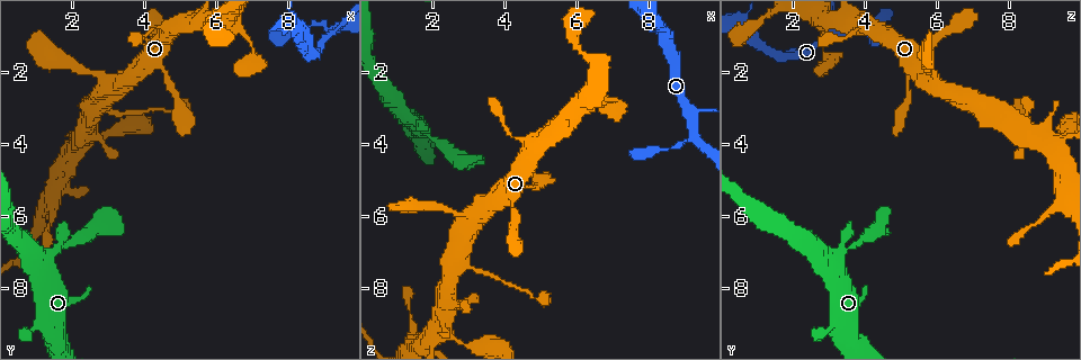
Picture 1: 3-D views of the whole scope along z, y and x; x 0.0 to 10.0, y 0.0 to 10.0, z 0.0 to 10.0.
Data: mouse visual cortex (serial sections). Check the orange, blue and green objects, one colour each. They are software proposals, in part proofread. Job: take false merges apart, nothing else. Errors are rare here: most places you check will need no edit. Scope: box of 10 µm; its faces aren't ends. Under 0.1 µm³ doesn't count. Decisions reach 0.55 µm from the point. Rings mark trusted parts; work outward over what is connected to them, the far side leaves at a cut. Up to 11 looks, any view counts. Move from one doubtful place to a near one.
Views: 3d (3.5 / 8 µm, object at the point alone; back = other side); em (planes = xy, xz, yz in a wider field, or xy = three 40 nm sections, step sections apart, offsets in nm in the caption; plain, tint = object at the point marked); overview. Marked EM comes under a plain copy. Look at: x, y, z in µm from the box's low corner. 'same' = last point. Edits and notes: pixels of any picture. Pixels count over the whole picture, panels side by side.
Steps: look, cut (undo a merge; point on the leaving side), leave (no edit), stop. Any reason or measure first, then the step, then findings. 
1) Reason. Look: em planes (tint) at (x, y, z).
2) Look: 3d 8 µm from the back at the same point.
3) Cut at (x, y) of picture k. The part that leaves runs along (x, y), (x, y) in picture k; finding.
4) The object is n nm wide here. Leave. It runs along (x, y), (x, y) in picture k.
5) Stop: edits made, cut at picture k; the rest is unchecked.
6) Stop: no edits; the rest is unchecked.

Abrupt turn. Look: em xy step 5 (tint) at (7.10, 1.35, 2.90).

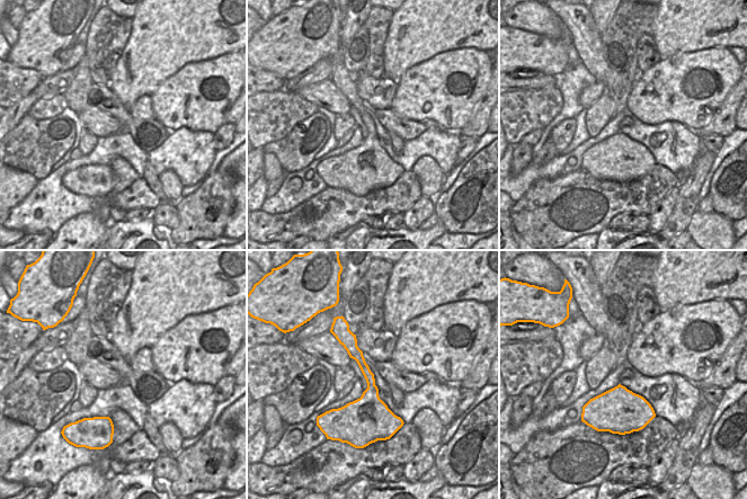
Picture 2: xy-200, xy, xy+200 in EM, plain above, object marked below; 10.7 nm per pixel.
Wider look. Look: 3d 3.5 µm at the same point.

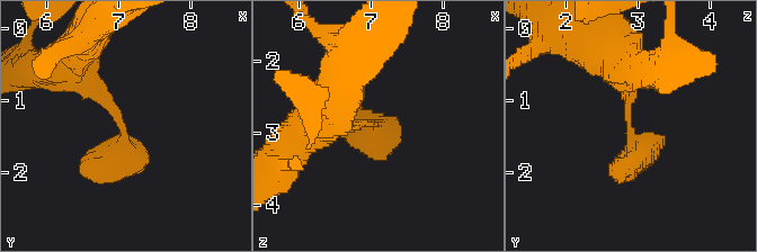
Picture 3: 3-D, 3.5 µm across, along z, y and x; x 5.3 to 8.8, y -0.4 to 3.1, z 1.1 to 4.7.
Leave. It runs along (65, 64), (124, 131), (79, 172) in picture 3; continuous, no second cell.

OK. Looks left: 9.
Four-way junction. Look: 3d 3.5 µm at (9.25, 0.85, 3.60).

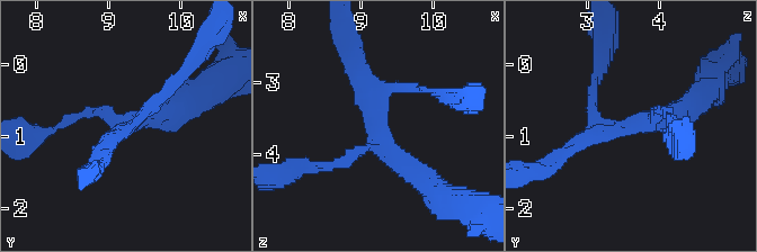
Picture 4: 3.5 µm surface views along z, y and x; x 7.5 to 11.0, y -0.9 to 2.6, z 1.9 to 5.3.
Now the EM. Look: em xy step 2 (tint) at (9.30, 0.85, 3.65).

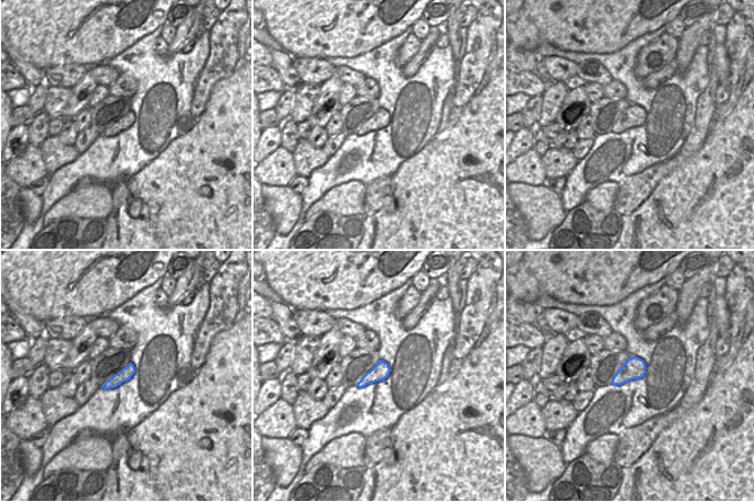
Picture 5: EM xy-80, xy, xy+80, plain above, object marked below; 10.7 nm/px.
The arms are 150, 200, 200, 300 nm wide. Leave. It runs along (361, 66), (377, 138), (326, 164) in picture 4; all the same cell.

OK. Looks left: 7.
Branch point. Look: 3d 8 µm at (2.95, 2.15, 6.05).

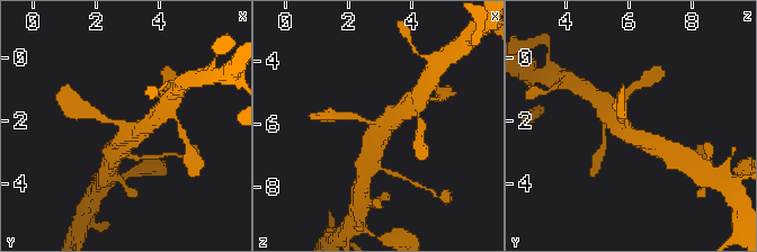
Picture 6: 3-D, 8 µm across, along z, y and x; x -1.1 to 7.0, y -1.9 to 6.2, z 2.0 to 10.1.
3 arms meet here; the arms are 150, 500, 500 nm wide. Look: em xy step 1 (tint) at the same point.

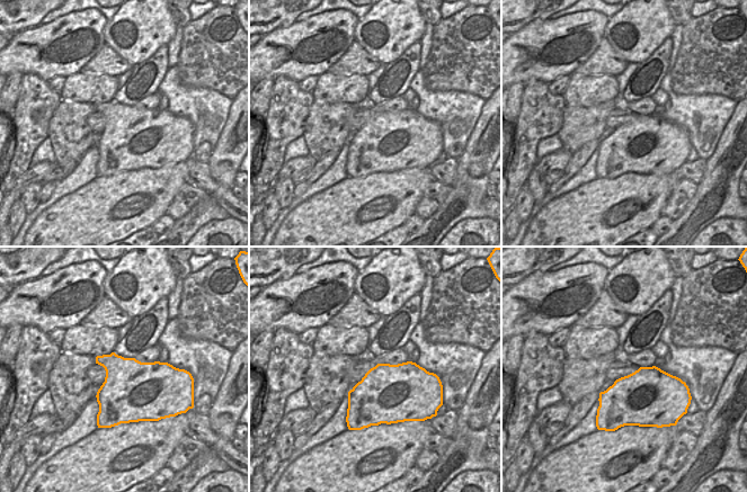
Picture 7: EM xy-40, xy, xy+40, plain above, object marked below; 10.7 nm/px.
Leave. It runs along (408, 108), (380, 128), (374, 151) in picture 6; continuous, no second cell.

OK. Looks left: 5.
Look: 3d 3.5 µm from the back at (2.50, 3.90, 9.30).

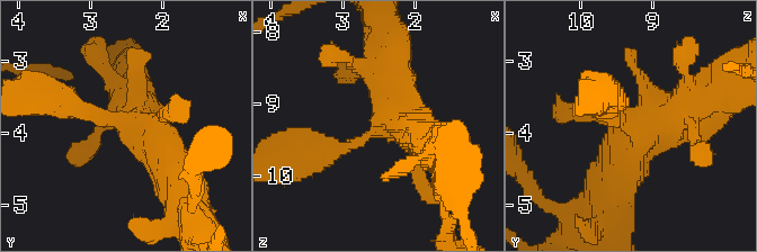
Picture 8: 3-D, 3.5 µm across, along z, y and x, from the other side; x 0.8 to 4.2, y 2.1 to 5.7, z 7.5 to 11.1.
Need the tissue. Look: em xy step 1 (tint) at (2.50, 3.90, 9.35).

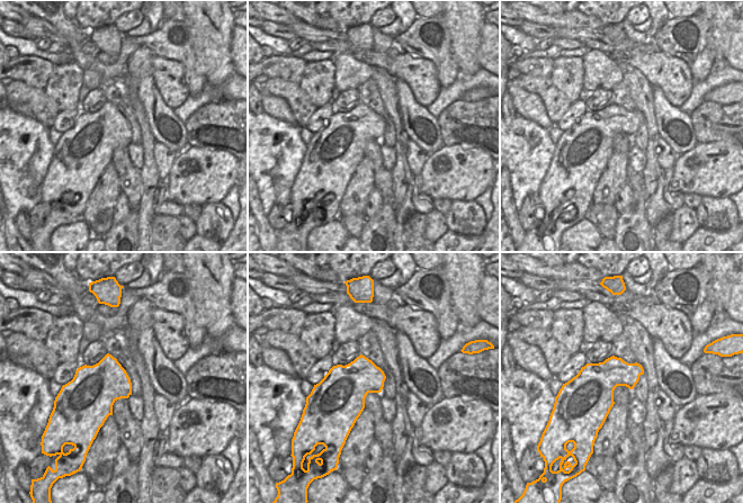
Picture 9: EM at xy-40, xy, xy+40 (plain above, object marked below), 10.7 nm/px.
Leave. It runs along (705, 99), (648, 123), (607, 185) in picture 8; continuous, no second cell.

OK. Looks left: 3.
Stop: no edits; the rest is unchecked.

